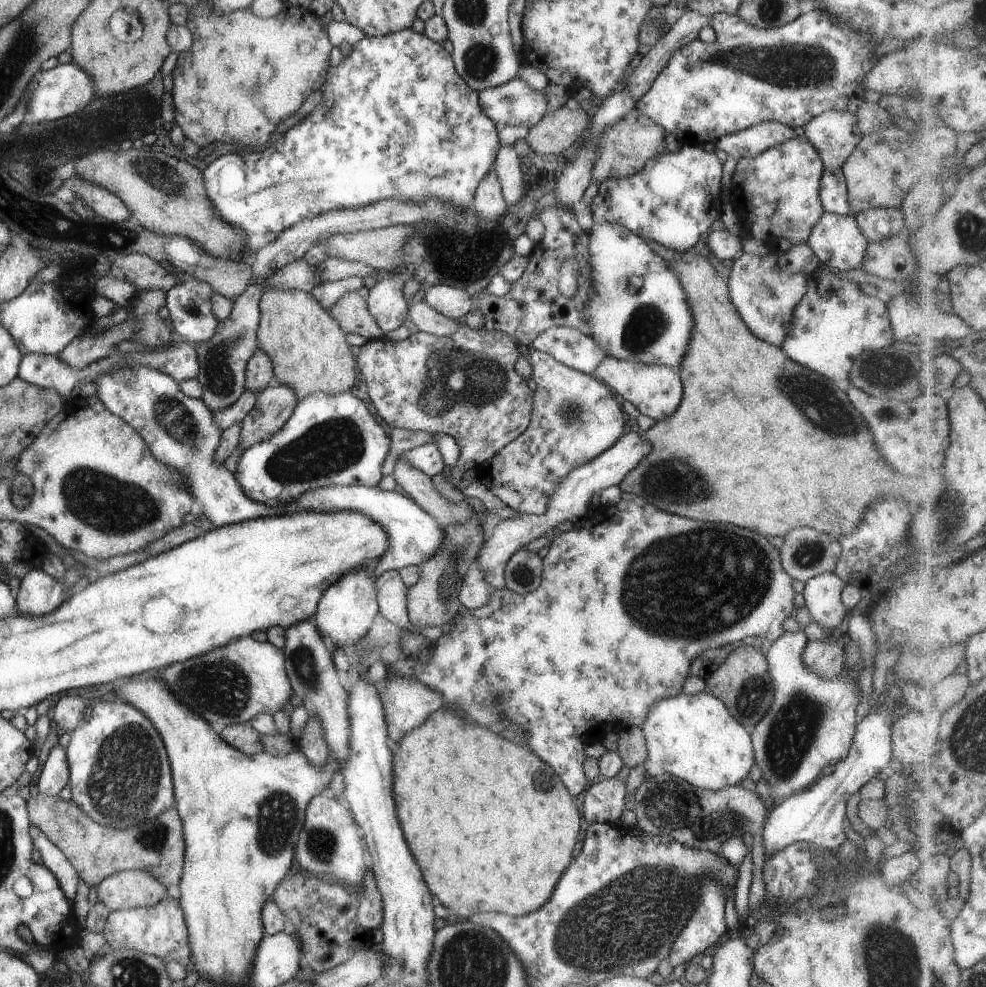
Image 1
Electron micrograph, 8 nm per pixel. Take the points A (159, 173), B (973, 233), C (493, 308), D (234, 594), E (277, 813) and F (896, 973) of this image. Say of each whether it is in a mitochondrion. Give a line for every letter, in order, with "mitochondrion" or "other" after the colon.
A: mitochondrion
B: mitochondrion
C: other
D: other
E: mitochondrion
F: mitochondrion

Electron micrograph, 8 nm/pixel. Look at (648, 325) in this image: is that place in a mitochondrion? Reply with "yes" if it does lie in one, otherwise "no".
yes

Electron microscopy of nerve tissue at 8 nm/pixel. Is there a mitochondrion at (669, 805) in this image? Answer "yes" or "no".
yes

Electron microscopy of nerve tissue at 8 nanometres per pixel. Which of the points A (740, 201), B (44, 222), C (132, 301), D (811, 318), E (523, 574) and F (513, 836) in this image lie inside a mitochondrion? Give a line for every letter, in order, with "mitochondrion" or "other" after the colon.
A: other
B: mitochondrion
C: other
D: other
E: mitochondrion
F: other

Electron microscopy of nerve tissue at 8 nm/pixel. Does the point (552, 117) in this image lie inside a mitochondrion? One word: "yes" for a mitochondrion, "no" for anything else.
no

